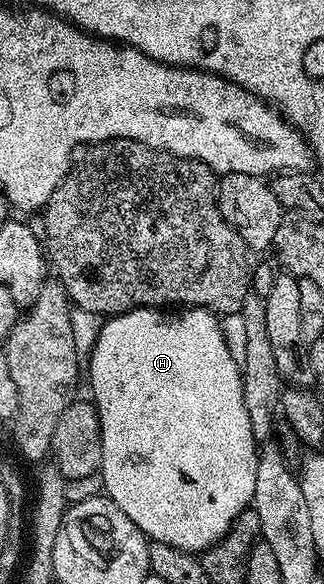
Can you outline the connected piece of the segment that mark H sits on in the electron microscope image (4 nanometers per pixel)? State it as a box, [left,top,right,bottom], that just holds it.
[85,307,260,553]

